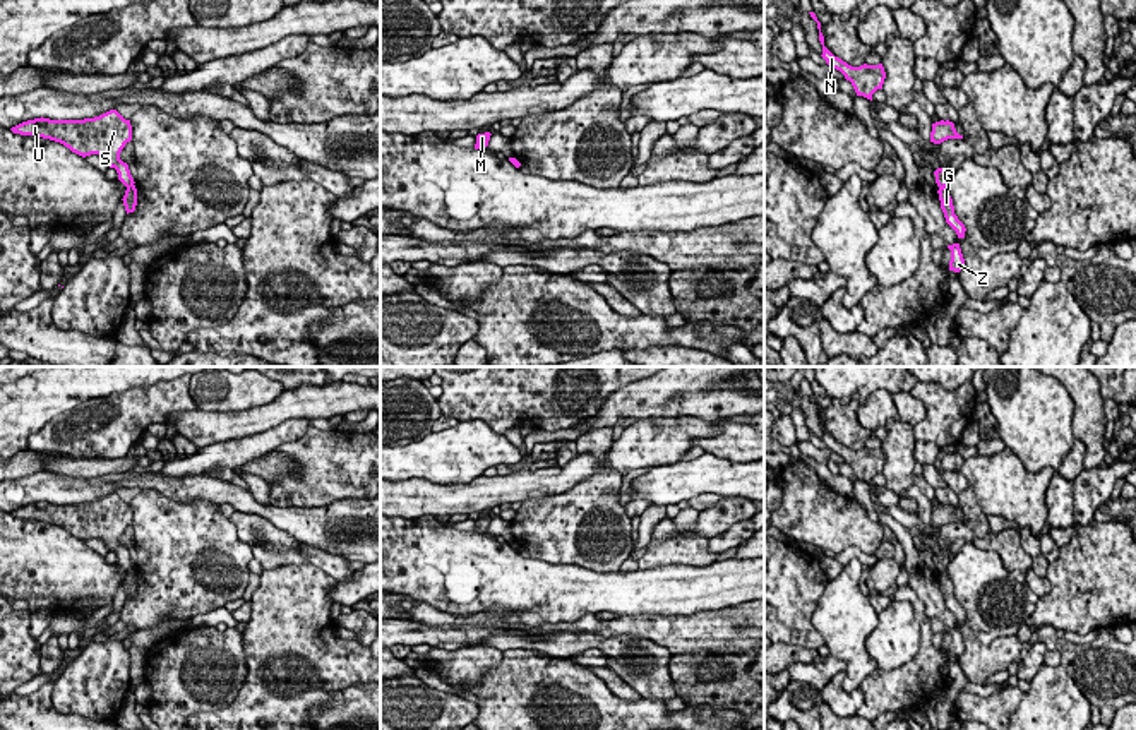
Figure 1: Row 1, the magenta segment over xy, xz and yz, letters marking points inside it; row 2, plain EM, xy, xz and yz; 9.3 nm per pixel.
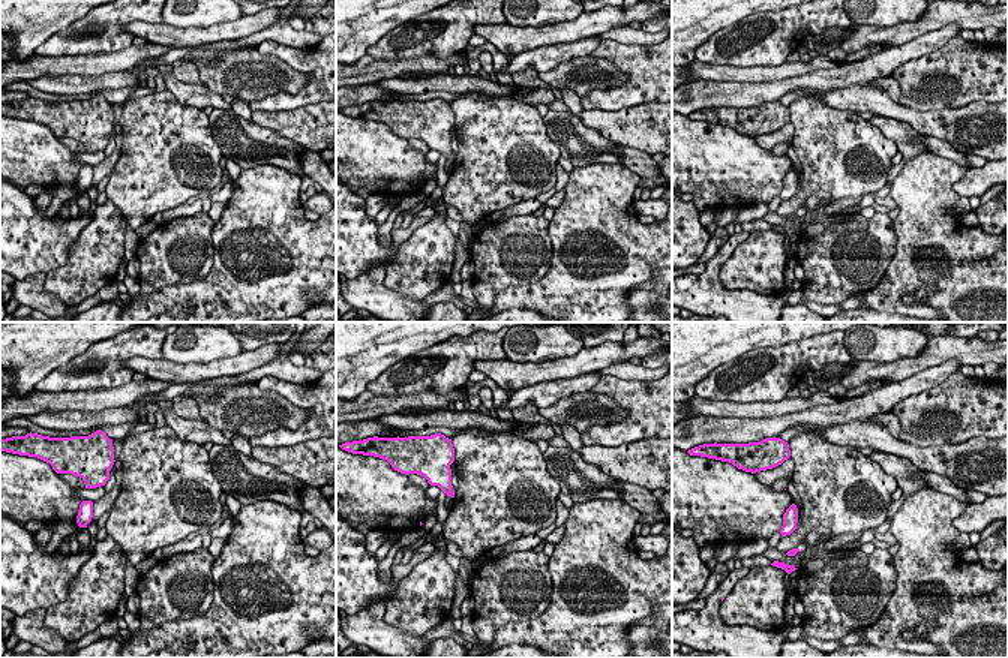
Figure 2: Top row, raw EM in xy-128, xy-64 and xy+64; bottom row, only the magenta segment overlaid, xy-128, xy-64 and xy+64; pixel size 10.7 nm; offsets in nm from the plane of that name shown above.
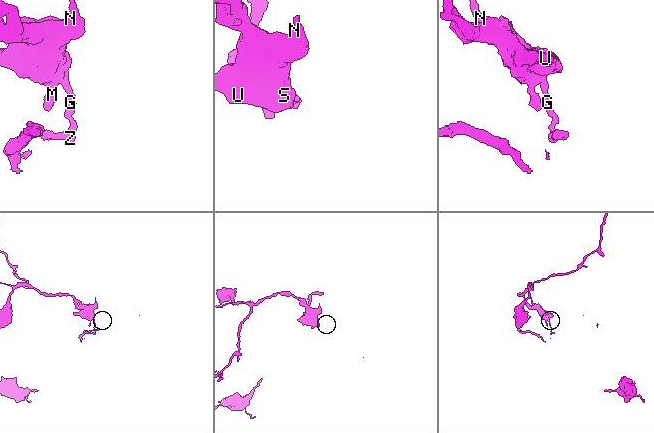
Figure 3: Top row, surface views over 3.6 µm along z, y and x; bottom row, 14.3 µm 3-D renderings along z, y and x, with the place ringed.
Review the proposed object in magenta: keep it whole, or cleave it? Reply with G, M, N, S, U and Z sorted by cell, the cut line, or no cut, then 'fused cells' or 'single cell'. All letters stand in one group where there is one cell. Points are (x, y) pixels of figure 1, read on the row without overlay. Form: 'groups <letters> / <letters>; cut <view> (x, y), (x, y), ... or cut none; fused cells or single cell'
groups G Z / M N S U; cut xy (132, 568), (127, 571); fused cells

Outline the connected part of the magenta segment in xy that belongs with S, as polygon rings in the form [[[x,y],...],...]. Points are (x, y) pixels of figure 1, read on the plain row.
[[[117,494],[84,504],[50,504],[41,500],[22,506],[10,514],[60,526],[82,542],[99,538],[110,552],[117,553],[118,564],[125,571],[135,567],[129,548],[120,543],[122,533],[132,524],[132,509]]]

